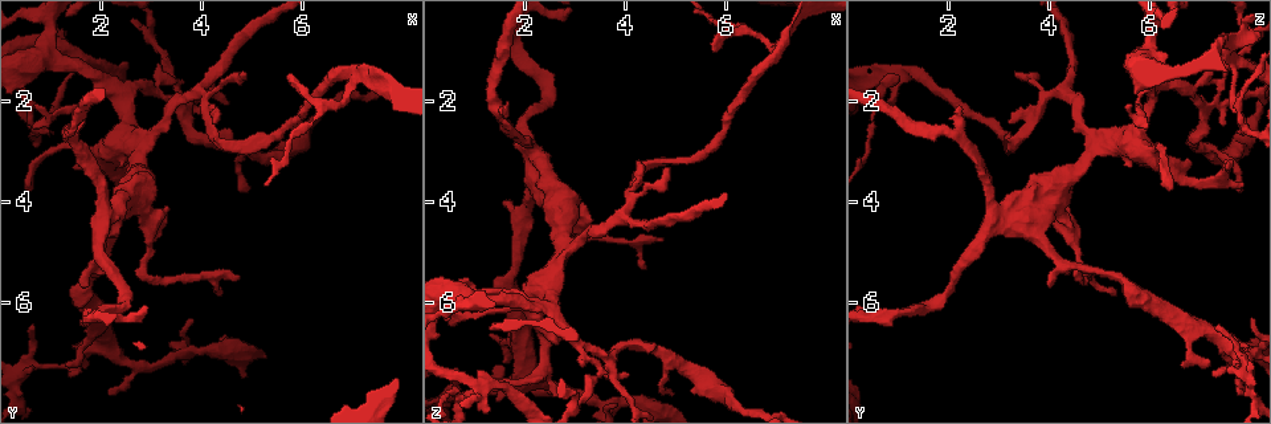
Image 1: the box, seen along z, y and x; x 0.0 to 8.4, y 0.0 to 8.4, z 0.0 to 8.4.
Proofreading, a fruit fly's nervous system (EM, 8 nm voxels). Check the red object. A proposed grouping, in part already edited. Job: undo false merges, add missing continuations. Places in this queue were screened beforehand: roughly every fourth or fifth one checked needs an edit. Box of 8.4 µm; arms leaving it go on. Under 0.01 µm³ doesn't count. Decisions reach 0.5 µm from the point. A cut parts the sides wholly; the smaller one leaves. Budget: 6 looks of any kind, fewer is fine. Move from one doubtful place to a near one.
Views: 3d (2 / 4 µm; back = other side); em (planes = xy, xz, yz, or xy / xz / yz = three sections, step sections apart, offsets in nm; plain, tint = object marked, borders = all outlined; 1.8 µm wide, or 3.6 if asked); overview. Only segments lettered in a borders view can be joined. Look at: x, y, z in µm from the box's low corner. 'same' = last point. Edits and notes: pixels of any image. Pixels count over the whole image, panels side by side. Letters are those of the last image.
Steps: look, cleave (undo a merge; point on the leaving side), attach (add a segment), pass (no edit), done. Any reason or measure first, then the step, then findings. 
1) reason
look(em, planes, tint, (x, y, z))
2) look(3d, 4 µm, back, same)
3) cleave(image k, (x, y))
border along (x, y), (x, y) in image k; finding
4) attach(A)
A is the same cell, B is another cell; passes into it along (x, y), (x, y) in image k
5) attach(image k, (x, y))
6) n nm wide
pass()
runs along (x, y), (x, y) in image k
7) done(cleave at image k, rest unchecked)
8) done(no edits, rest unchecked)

sudden change in width
look(em, 3.6 µm, planes, tint, (1.00, 7.25, 7.80))

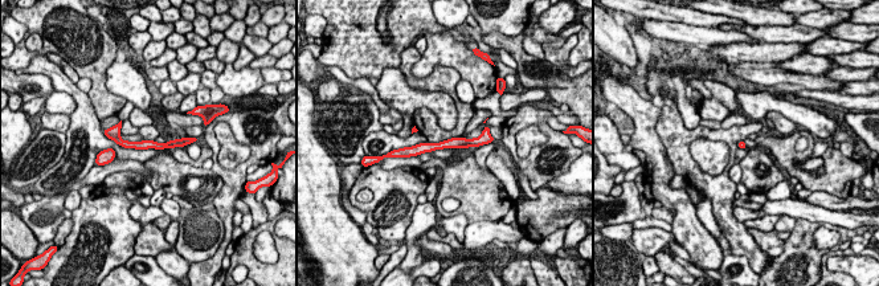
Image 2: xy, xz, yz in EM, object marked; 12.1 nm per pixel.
see the neighbours
look(em, 3.6 µm, planes, borders, same)

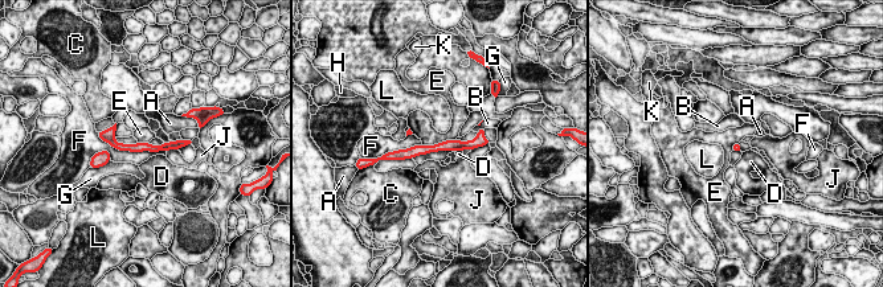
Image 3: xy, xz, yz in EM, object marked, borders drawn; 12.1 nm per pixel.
pass()
A, B, C, D, E, F, G, H, J, K and L are other cells; runs along (477, 139), (403, 156) in image 3; one cell here

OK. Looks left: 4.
calibre changes
look(em, 3.6 µm, xz, step 8, tint, (2.55, 4.00, 3.95))

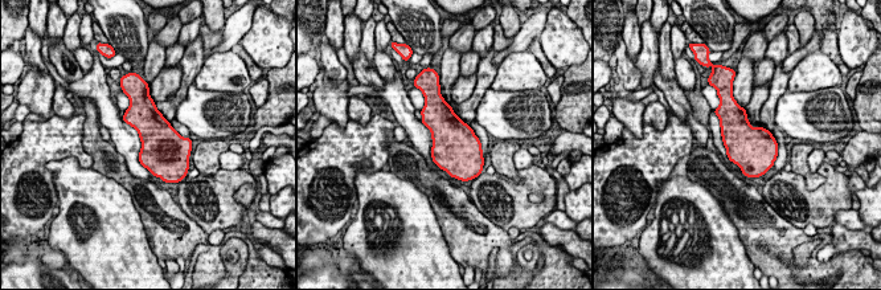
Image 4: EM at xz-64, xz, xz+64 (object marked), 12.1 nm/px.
another direction
look(em, 3.6 µm, planes, borders, same)

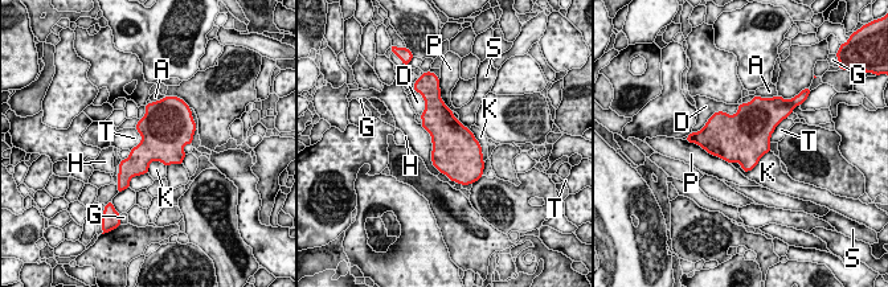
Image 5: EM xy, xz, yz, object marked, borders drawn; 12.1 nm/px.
pass()
A, D, G, H, K, P, S and T are other cells; border along (420, 124), (441, 172) in image 5; one cell here

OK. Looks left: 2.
done(no edits, rest unchecked)

